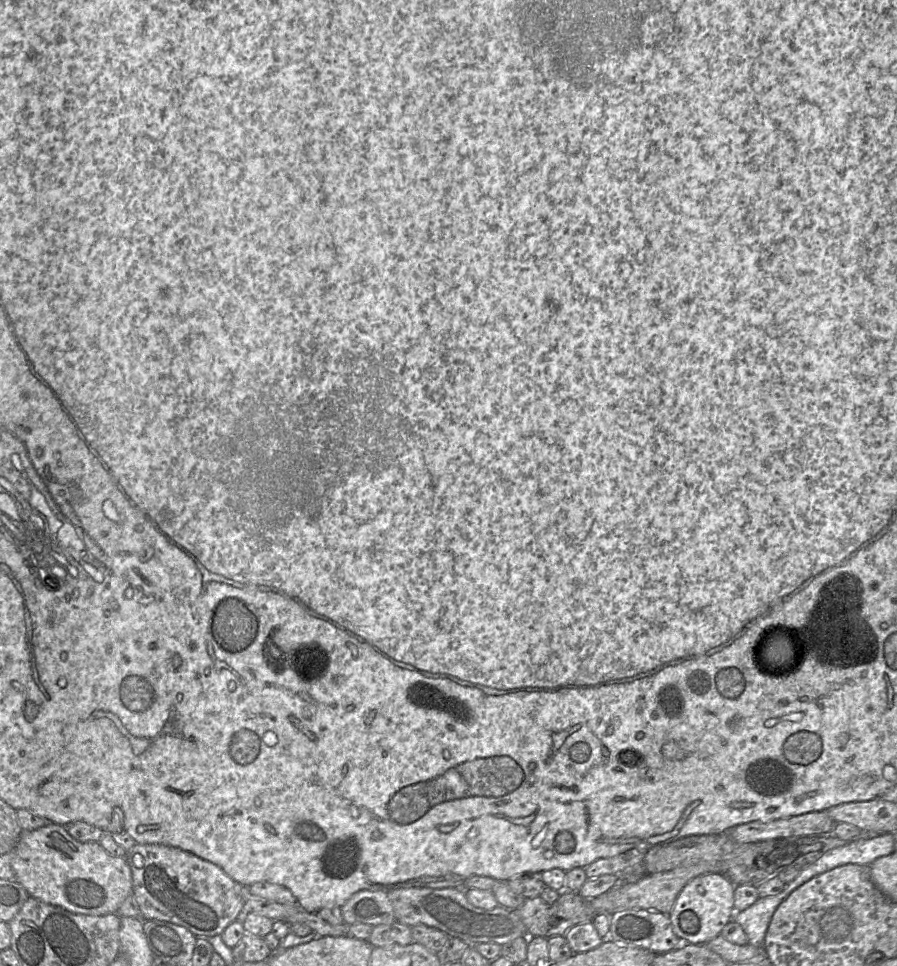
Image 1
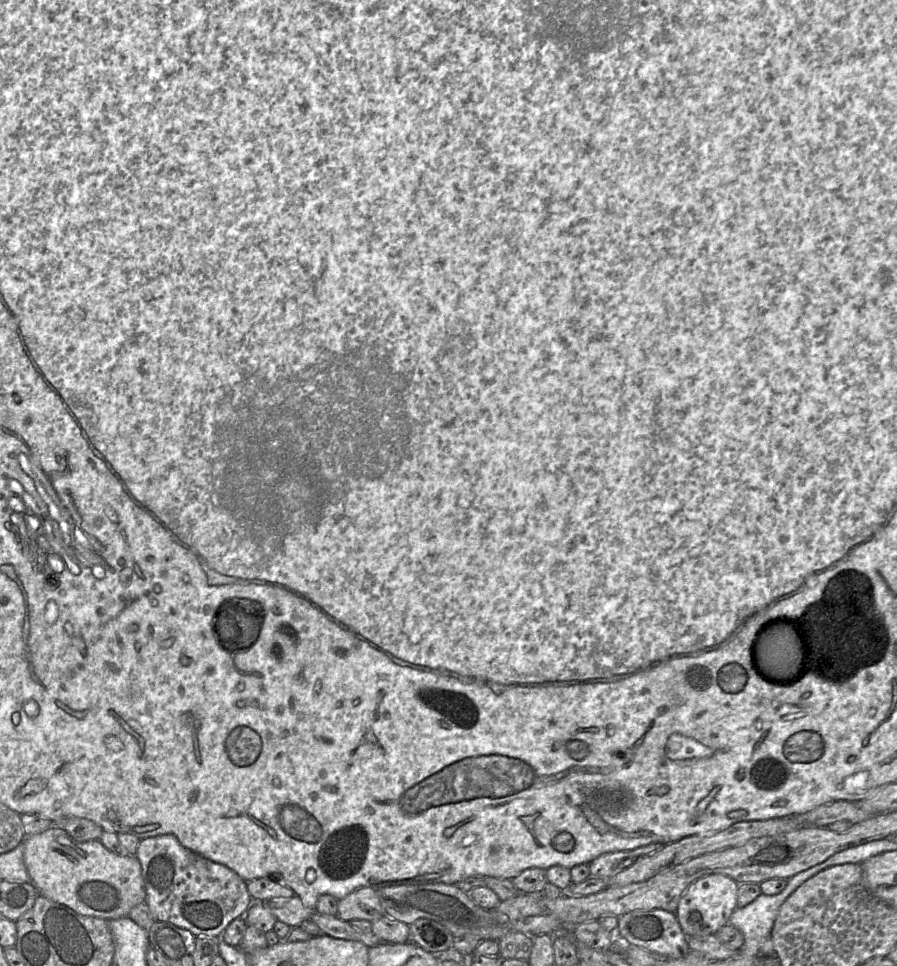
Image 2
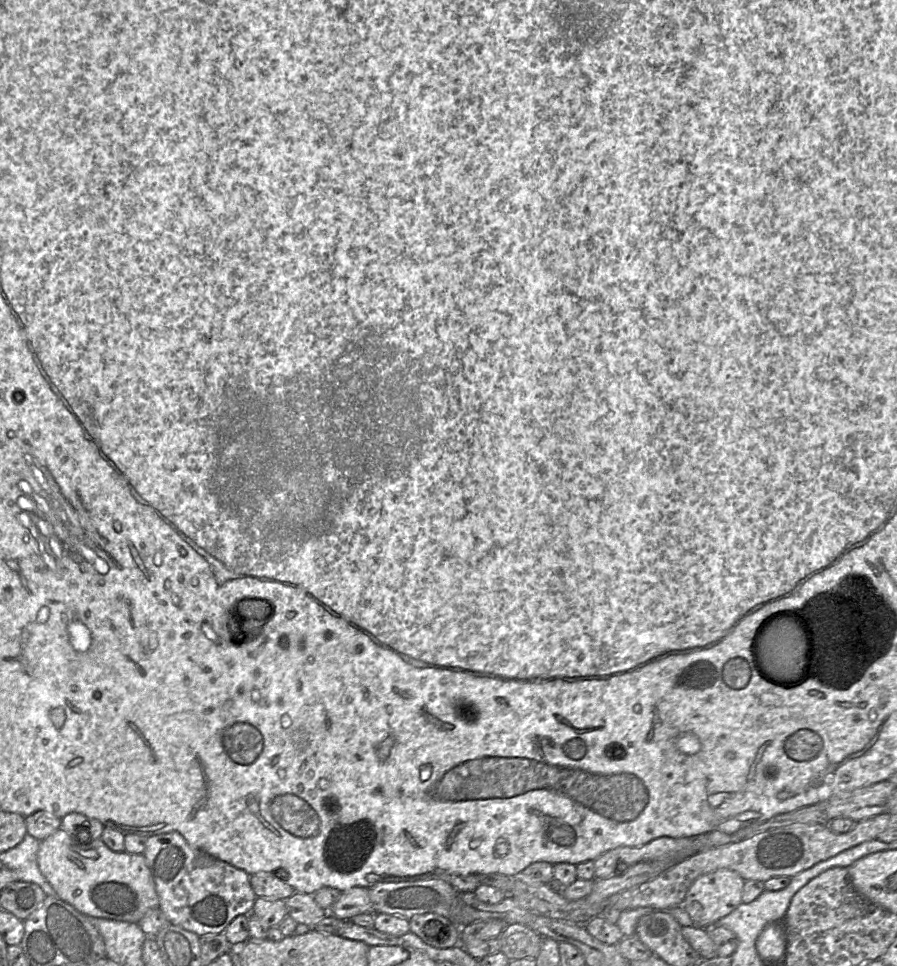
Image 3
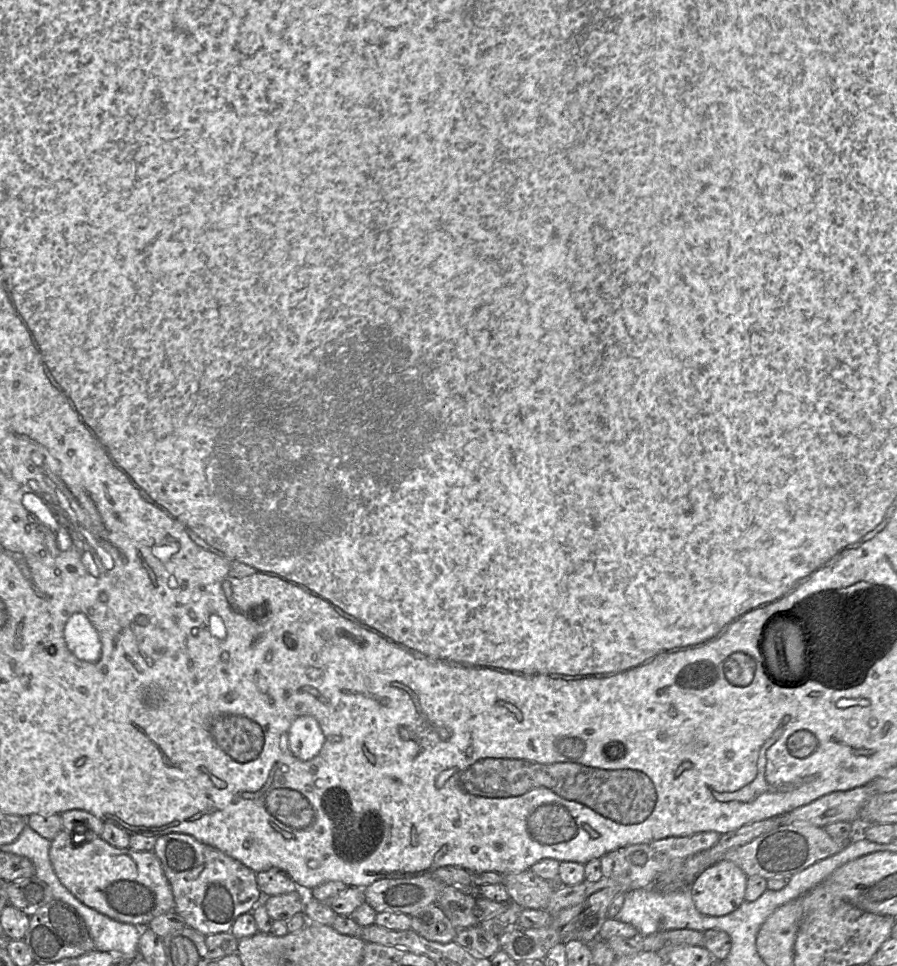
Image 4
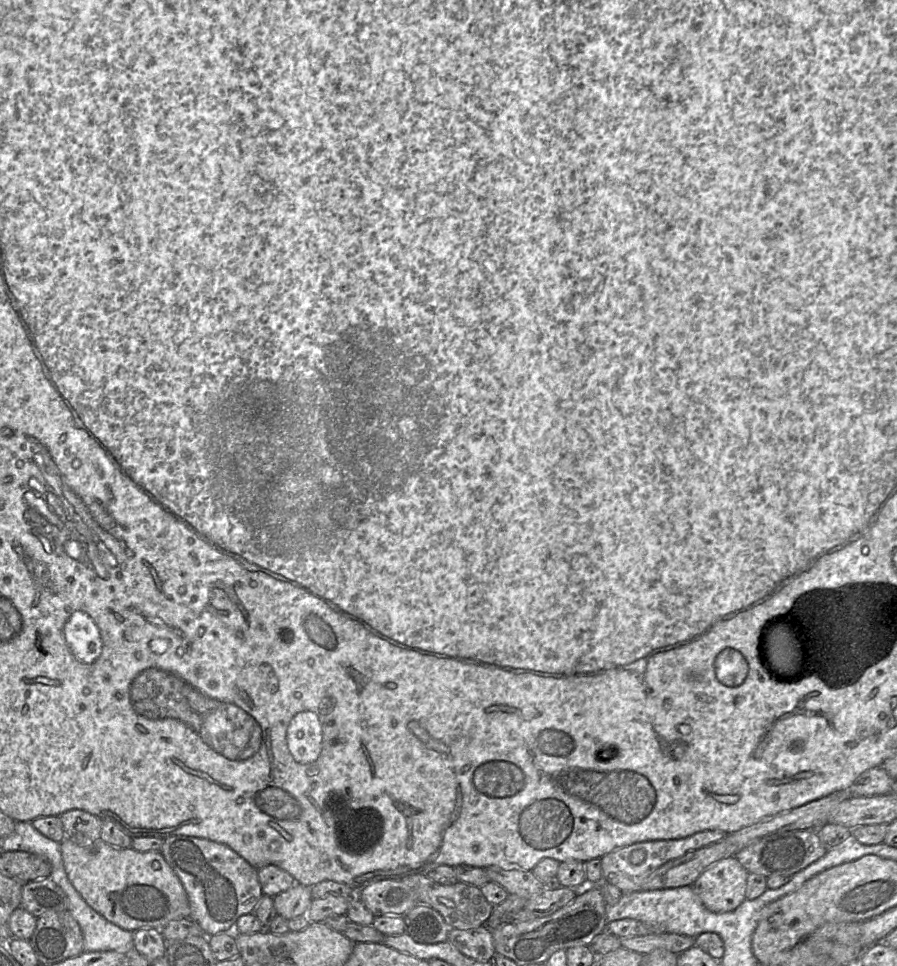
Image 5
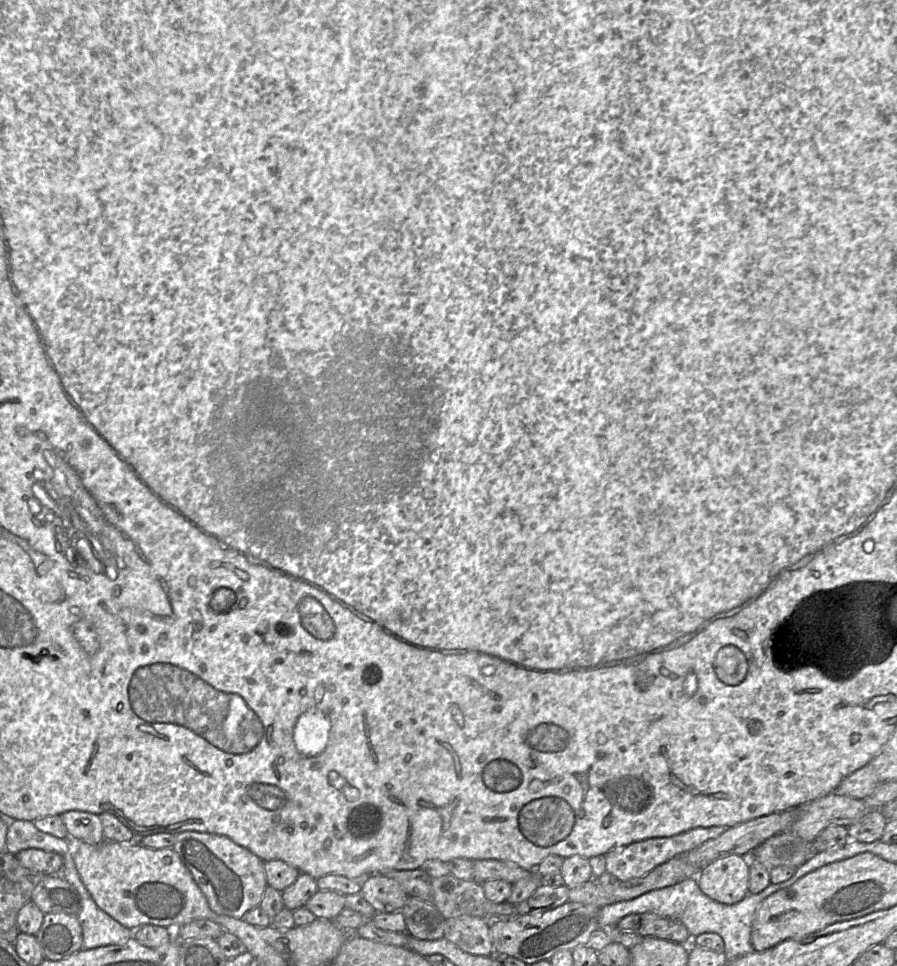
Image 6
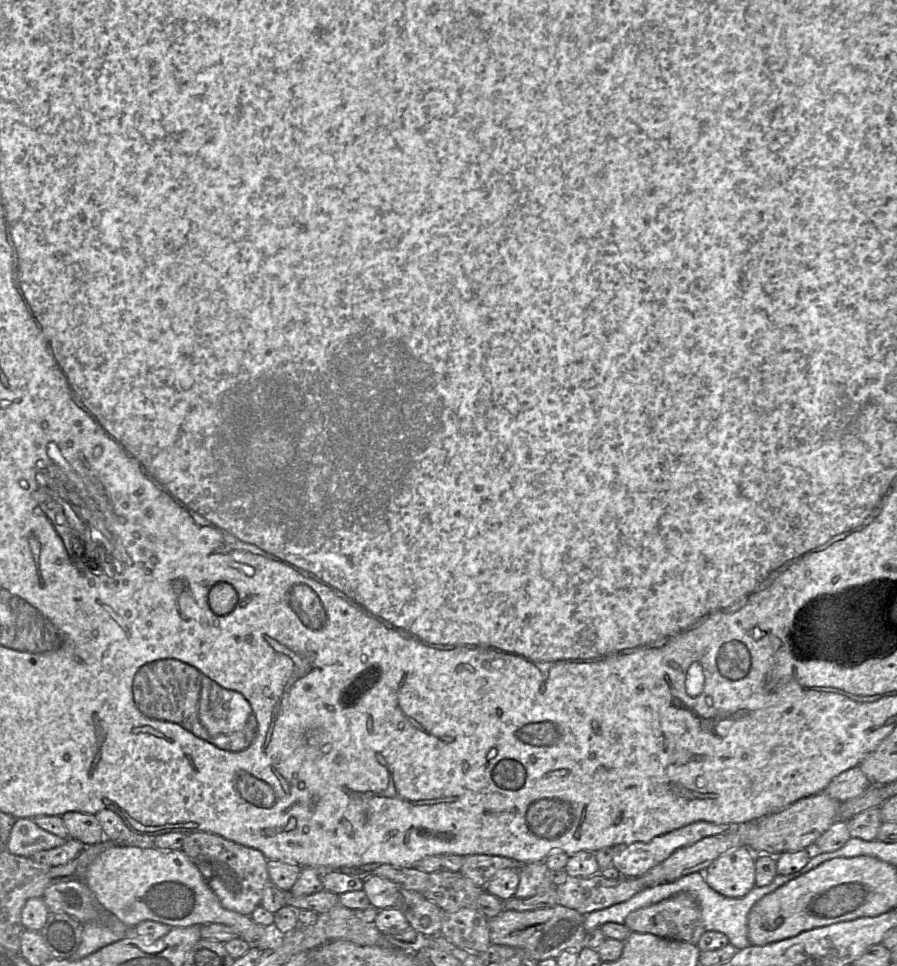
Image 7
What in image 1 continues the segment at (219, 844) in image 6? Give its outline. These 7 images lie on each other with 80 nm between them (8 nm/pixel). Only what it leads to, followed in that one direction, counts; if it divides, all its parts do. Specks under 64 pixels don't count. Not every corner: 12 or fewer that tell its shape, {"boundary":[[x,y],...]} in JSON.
{"boundary":[[126,852],[143,921],[197,938],[245,912],[247,887],[191,852]]}

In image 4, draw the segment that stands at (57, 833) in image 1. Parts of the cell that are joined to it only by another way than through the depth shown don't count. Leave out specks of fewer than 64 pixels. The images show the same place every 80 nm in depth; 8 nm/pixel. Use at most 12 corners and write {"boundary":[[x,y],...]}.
{"boundary":[[61,830],[49,858],[81,903],[145,928],[174,911],[153,851]]}

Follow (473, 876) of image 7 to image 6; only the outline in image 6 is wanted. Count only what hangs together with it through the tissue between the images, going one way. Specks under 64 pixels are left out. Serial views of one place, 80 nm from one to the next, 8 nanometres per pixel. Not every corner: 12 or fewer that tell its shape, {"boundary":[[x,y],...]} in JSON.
{"boundary":[[501,860],[472,861],[473,880],[501,879],[514,885],[536,873]]}

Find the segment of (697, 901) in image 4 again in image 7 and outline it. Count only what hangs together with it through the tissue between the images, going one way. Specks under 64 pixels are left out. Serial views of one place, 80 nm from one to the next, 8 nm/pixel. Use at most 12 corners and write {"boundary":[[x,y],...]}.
{"boundary":[[735,848],[707,867],[705,881],[725,897],[755,887],[756,855]]}

